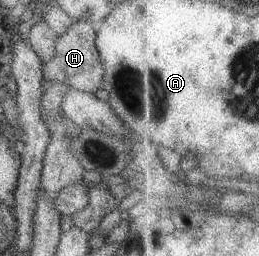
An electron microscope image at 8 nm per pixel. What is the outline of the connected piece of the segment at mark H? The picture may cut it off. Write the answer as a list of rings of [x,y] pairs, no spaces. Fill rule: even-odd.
[[[73,20],[67,32],[55,39],[54,57],[49,62],[41,63],[43,79],[65,83],[81,92],[94,93],[99,89],[103,82],[103,63],[94,43],[95,32],[89,21]]]

